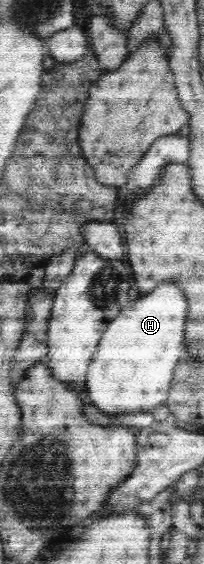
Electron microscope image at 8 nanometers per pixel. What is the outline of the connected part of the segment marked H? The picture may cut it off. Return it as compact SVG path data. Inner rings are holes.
M164 284L152 294L140 296L104 332L88 368L88 398L104 414L142 413L167 402L172 374L184 350L184 322L188 300L178 286Z

